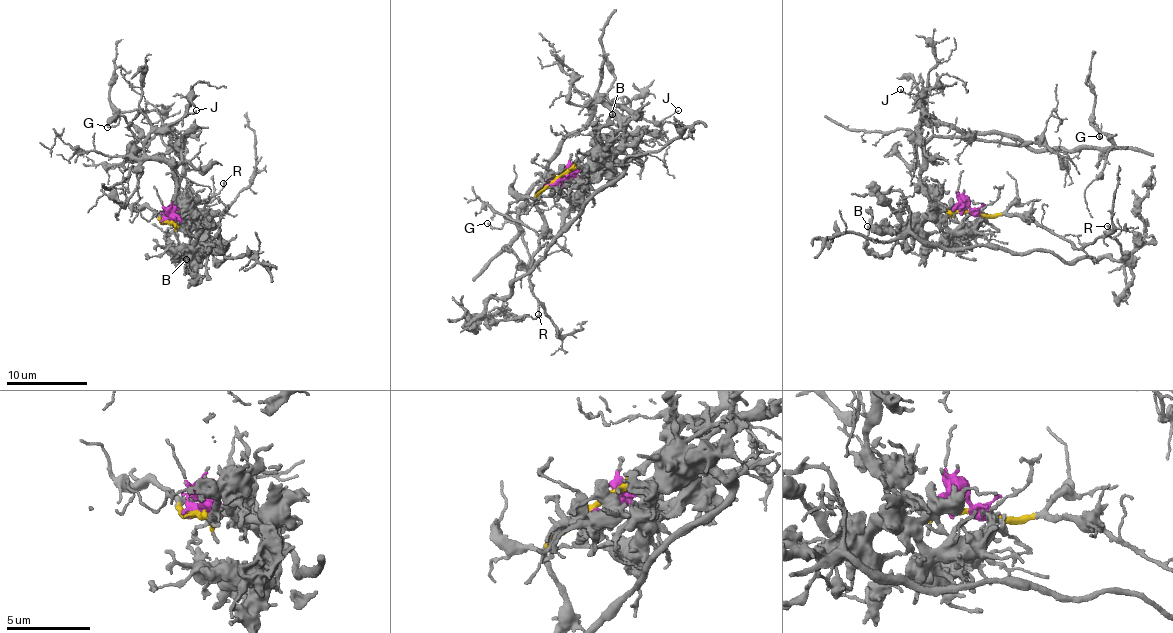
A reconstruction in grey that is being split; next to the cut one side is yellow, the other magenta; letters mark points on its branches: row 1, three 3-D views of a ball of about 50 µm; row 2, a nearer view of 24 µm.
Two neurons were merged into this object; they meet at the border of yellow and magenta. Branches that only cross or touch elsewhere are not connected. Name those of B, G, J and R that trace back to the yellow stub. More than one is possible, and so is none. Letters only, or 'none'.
G, J

